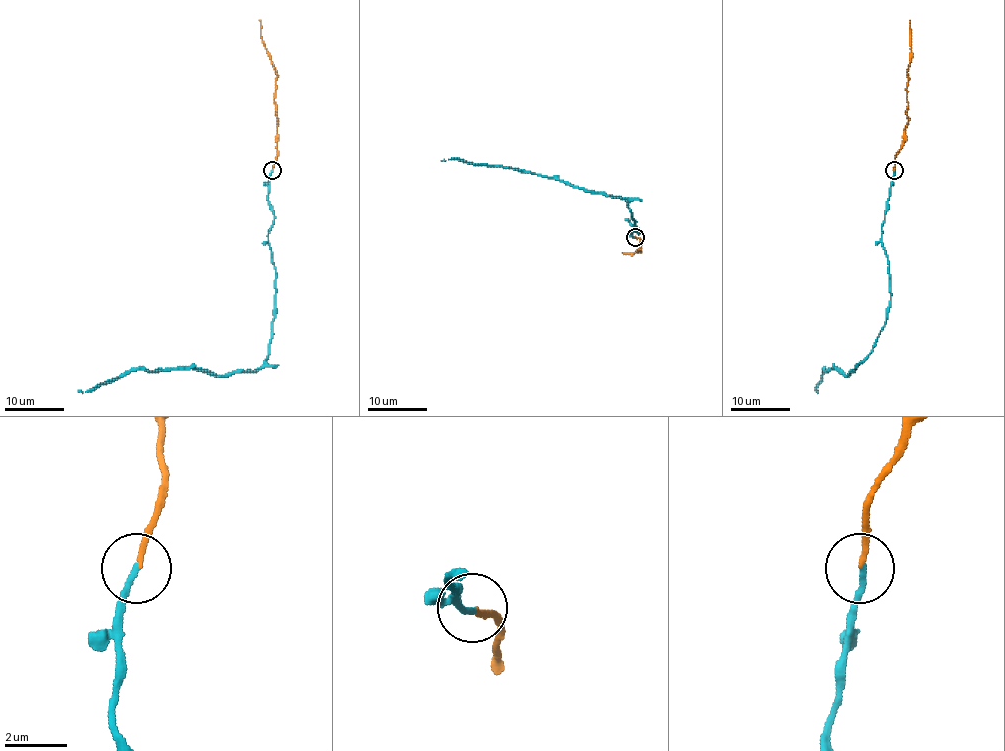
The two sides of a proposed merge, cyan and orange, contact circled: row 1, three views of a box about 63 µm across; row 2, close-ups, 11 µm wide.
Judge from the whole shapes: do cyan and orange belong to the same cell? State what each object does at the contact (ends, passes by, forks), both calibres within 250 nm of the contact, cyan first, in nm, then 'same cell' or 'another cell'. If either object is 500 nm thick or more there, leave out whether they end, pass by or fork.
cyan ends | orange ends | 190/160 nm | another cell

